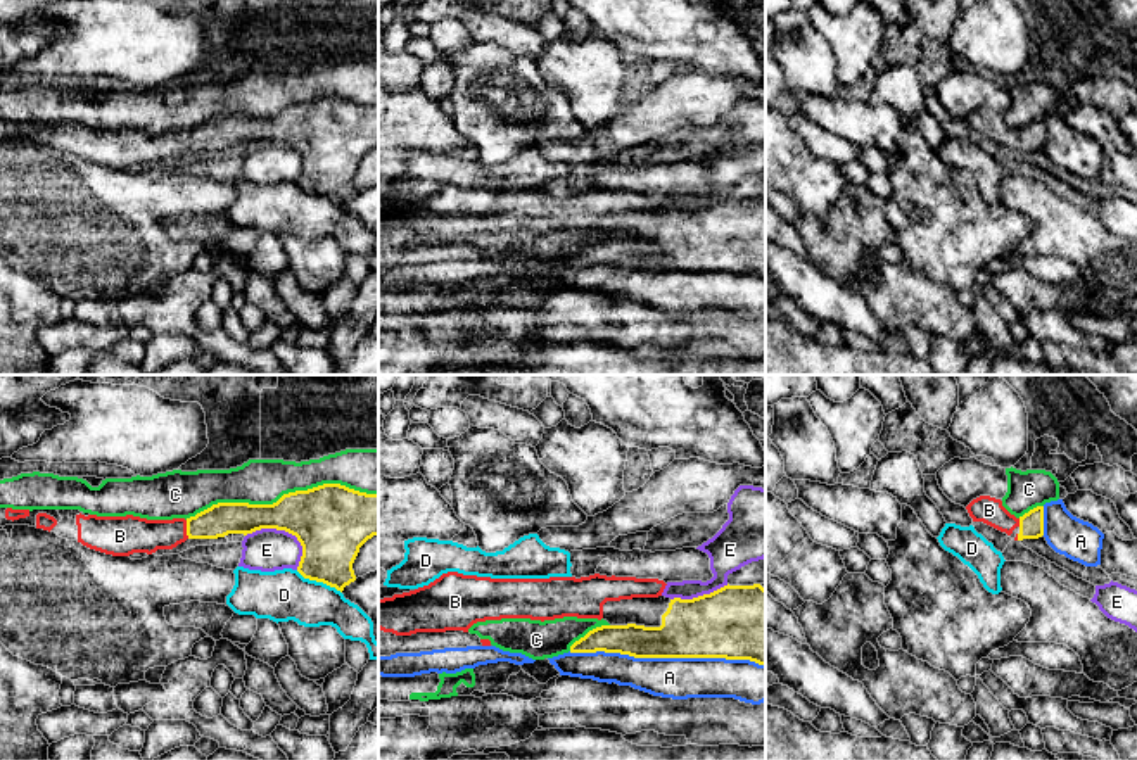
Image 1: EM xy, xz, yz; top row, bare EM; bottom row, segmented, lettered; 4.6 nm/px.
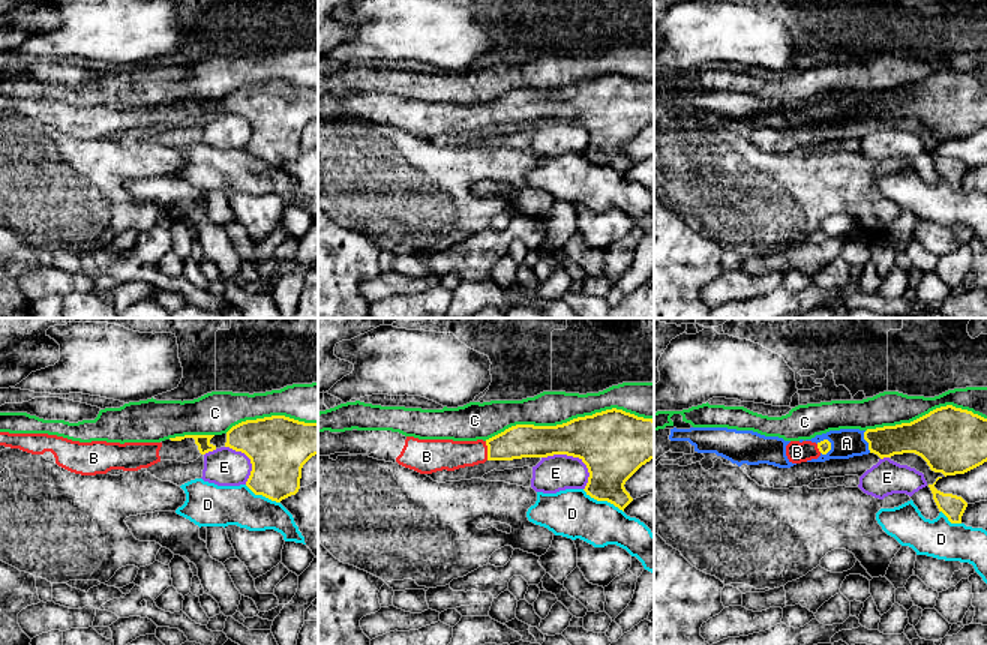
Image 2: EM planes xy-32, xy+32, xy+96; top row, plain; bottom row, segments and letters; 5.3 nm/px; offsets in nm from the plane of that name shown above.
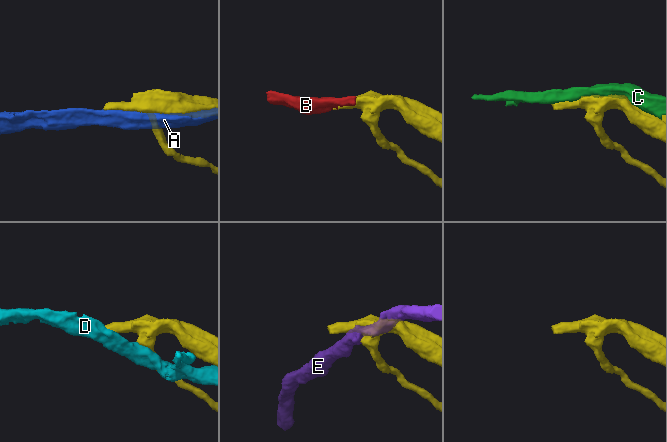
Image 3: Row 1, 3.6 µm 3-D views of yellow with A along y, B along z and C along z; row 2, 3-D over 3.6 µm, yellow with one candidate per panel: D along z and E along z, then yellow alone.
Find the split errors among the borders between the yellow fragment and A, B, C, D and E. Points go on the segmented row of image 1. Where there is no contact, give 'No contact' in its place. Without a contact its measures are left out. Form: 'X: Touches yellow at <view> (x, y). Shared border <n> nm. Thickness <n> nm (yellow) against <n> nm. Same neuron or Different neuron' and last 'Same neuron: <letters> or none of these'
A: Touches yellow at xz (667, 657). Shared border 900 nm. Thickness 300 nm (yellow) against 190 nm. Different neuron
B: Touches yellow at xy (187, 529). Shared border 90 nm. Thickness 150 nm (yellow) against 170 nm. Same neuron
C: Touches yellow at xy (282, 496). Shared border 900 nm. Thickness 340 nm (yellow) against 200 nm. Different neuron
D: Touches yellow at xy (318, 581). Shared border 240 nm. Thickness 320 nm (yellow) against 240 nm. Different neuron
E: Touches yellow at xy (287, 531). Shared border 300 nm. Thickness 360 nm (yellow) against 200 nm. Different neuron
Same neuron: B

